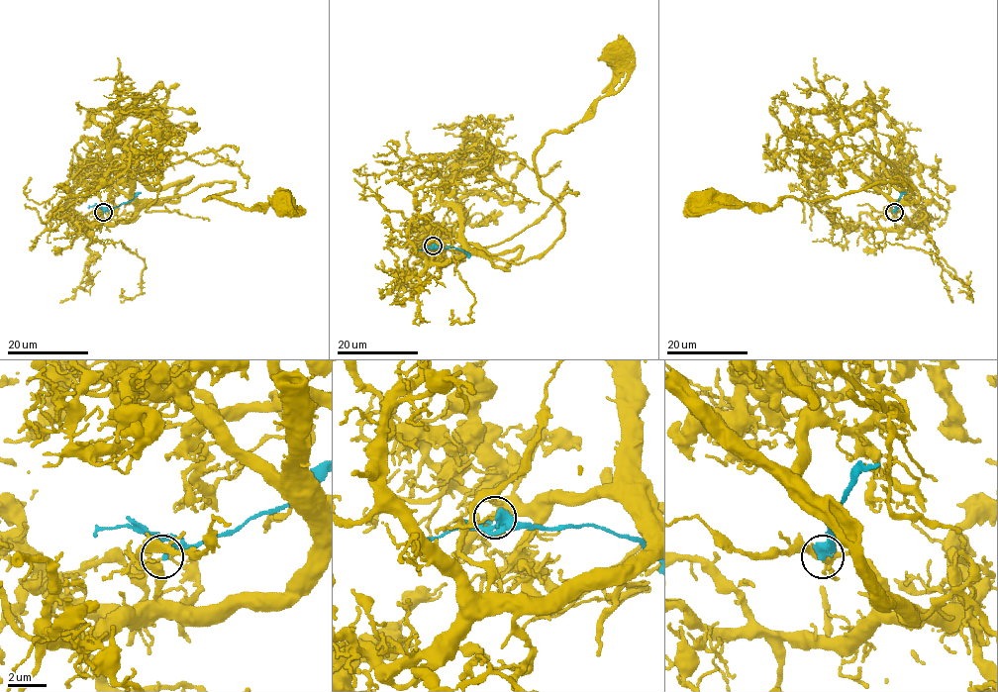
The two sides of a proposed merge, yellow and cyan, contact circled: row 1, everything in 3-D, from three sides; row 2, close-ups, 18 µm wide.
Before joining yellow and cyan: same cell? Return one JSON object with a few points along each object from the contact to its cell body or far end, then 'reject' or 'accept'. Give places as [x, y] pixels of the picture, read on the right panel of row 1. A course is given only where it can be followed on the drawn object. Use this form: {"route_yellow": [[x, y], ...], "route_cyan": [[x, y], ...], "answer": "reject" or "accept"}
{"route_yellow": [[894, 212], [912, 223], [902, 212], [912, 192], [901, 182], [784, 197], [771, 208], [700, 193], [702, 204]], "route_cyan": [[894, 212], [897, 201], [906, 192]], "answer": "reject"}

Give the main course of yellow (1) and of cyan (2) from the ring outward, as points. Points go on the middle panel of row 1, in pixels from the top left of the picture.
1: (433, 246), (433, 261), (522, 263), (552, 243), (564, 217), (541, 188), (535, 150), (606, 94), (614, 53)
2: (433, 246), (460, 248), (469, 257)

